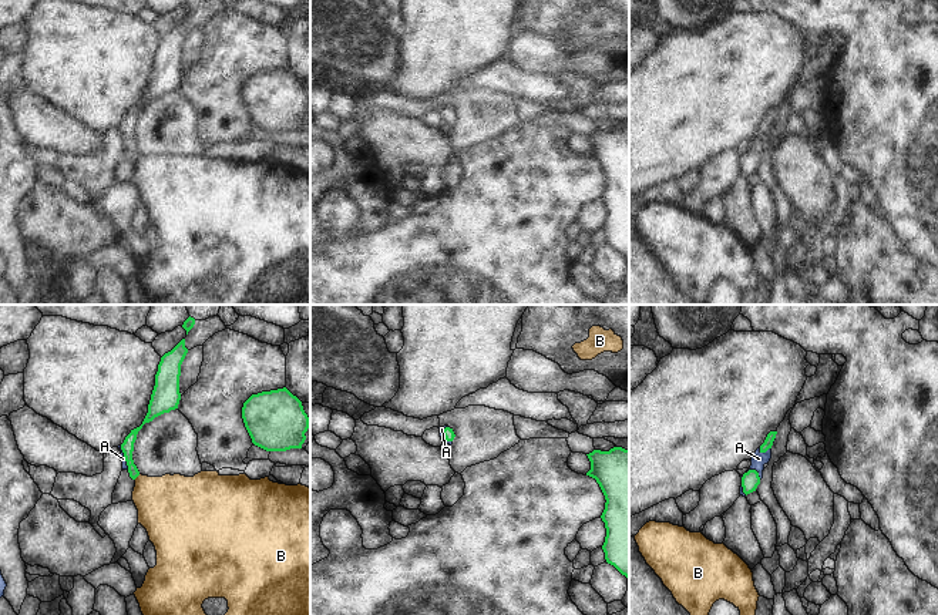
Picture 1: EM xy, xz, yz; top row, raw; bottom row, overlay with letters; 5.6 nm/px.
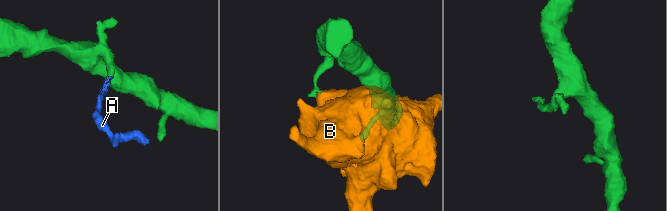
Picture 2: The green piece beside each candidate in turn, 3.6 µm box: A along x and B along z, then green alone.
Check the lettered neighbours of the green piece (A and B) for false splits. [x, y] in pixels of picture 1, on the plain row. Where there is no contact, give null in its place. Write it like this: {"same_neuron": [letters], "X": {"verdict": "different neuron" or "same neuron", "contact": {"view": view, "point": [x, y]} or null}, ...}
{"same_neuron": ["A"], "A": {"verdict": "same neuron", "contact": {"view": "yz", "point": [756, 153]}}, "B": {"verdict": "different neuron", "contact": {"view": "xy", "point": [137, 157]}}}

